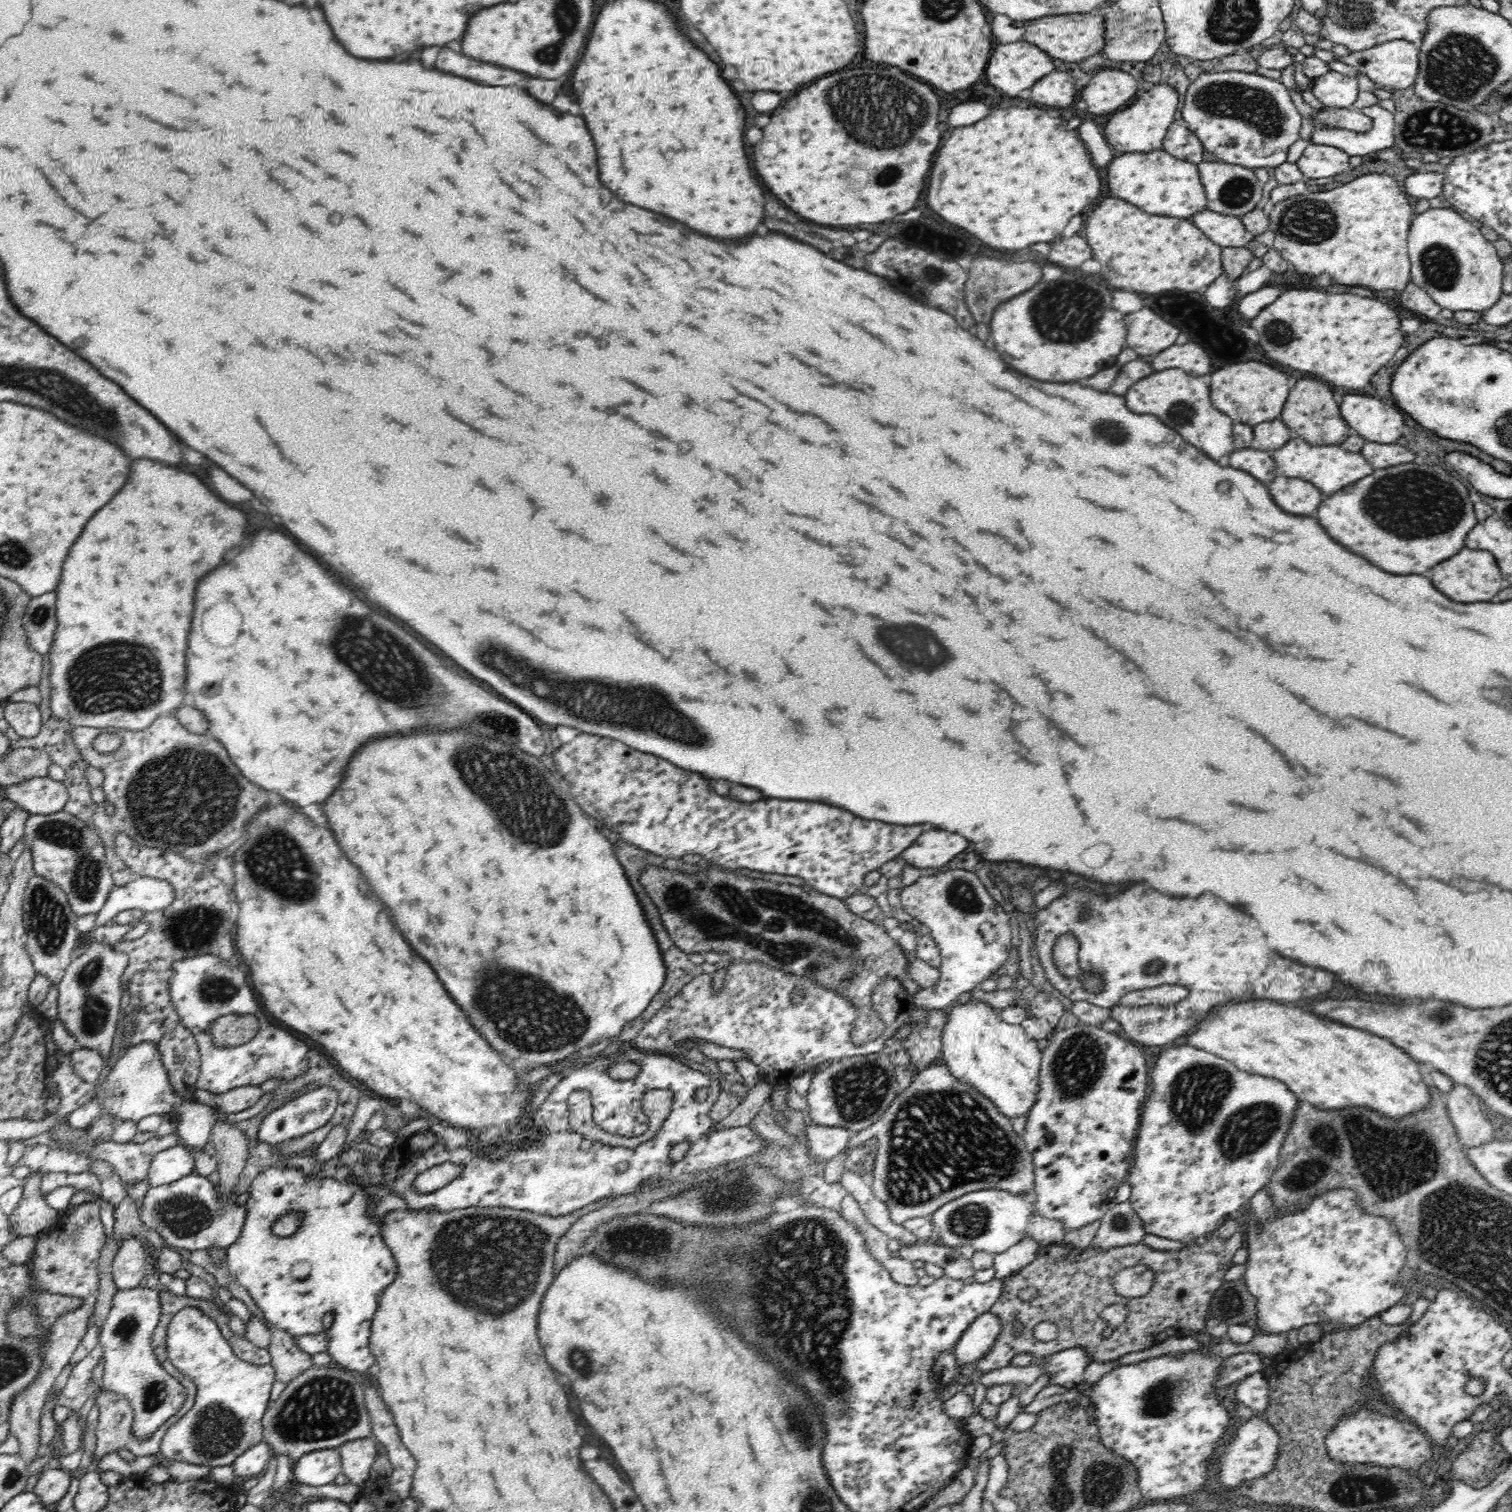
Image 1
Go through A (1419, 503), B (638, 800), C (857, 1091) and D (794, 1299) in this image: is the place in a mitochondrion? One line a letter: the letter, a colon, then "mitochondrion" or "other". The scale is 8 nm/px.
A: mitochondrion
B: other
C: mitochondrion
D: mitochondrion

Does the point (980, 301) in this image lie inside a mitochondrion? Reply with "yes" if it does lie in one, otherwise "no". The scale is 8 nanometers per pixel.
yes

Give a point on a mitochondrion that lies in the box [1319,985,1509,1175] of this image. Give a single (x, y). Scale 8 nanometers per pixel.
(1441, 1015)

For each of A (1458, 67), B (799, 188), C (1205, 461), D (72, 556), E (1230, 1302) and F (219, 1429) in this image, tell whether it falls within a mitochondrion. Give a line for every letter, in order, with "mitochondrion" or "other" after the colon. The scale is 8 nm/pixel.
A: mitochondrion
B: other
C: other
D: other
E: mitochondrion
F: mitochondrion

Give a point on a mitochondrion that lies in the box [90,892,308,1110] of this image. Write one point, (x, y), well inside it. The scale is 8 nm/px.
(193, 928)

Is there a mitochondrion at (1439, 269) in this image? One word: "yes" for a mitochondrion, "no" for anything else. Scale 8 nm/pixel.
yes

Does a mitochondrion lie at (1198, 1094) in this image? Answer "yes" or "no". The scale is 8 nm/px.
yes

